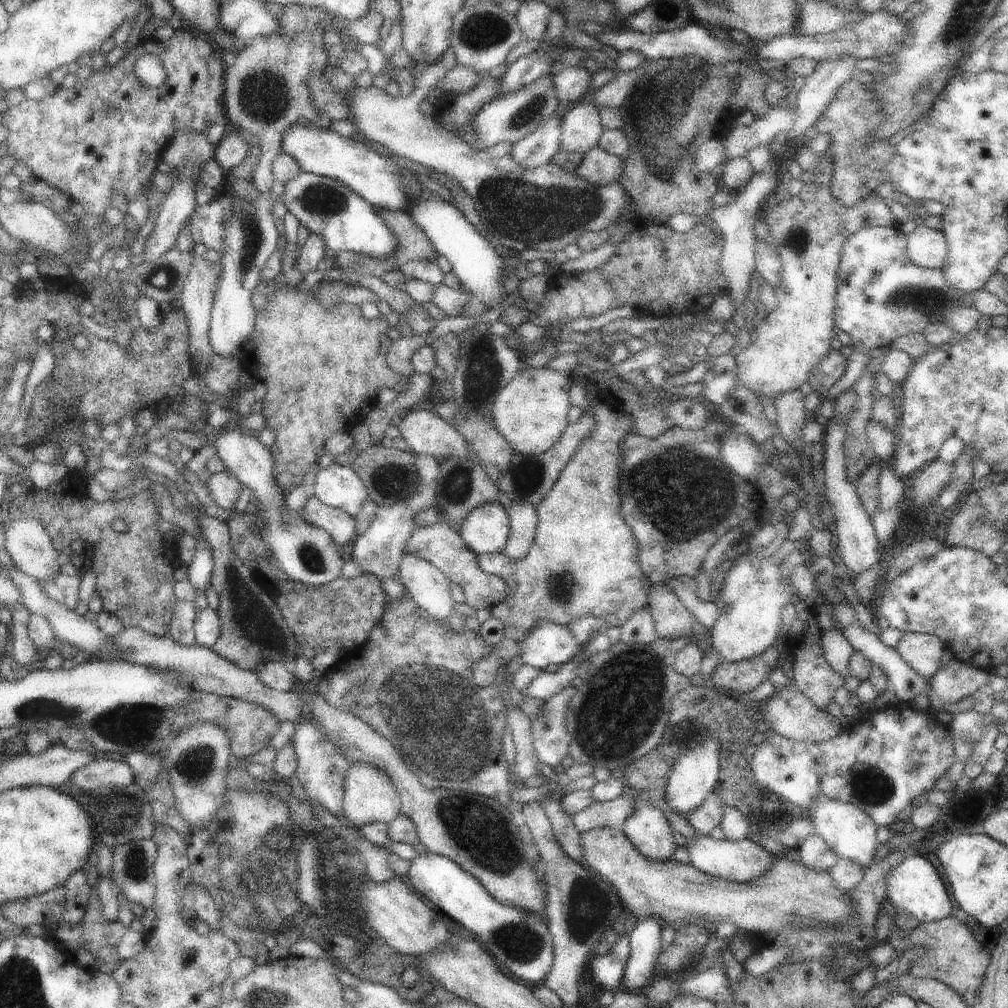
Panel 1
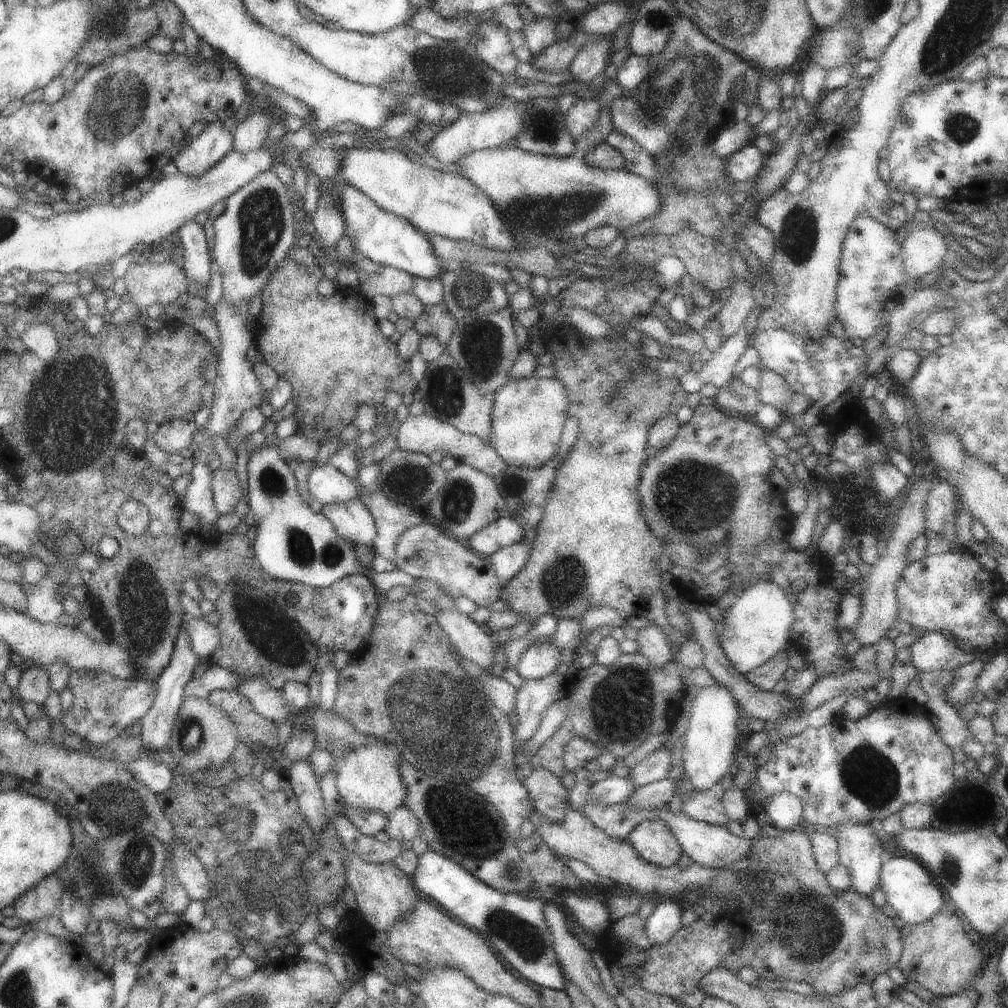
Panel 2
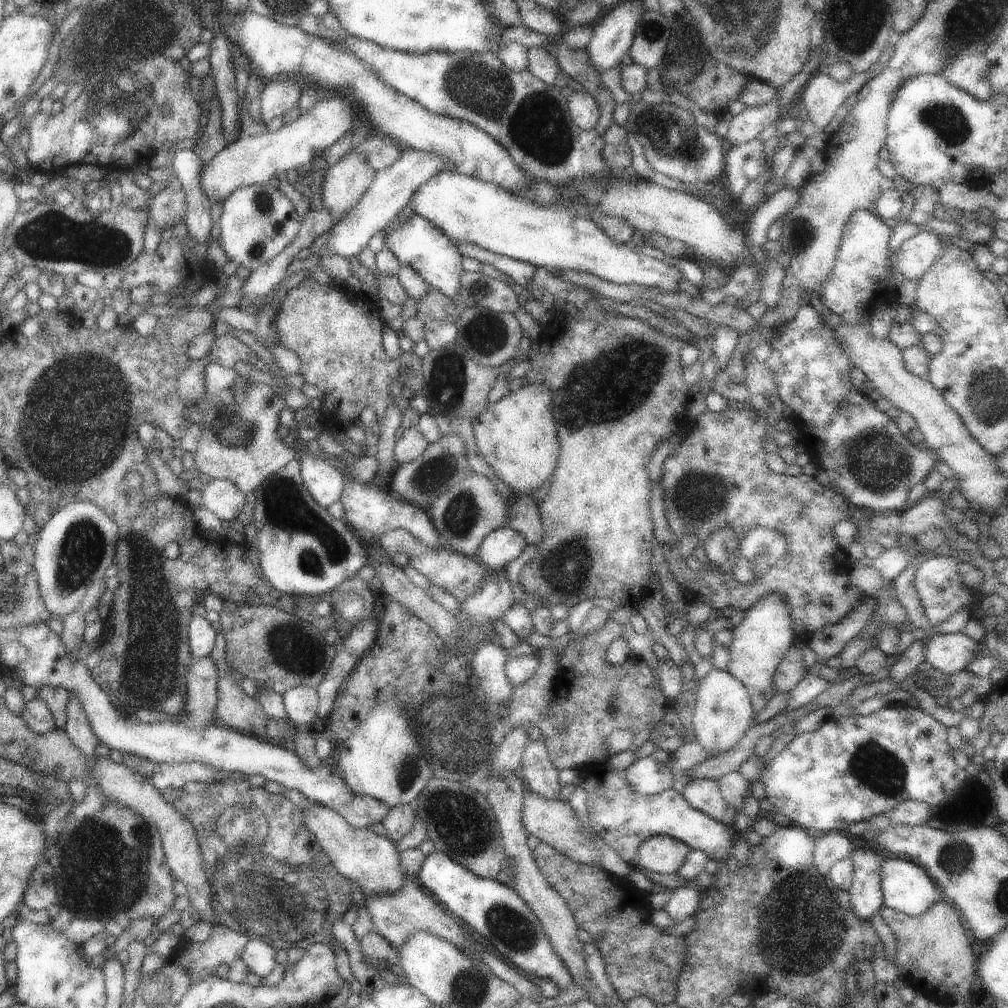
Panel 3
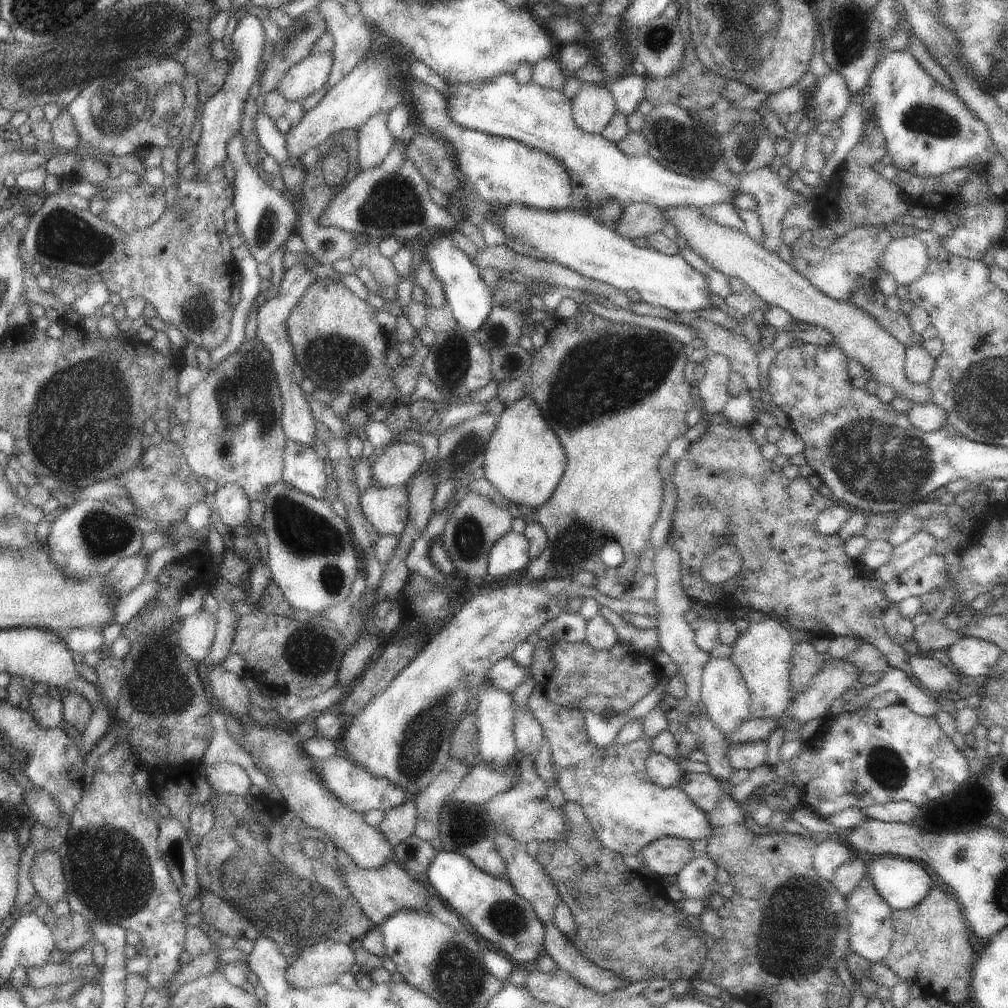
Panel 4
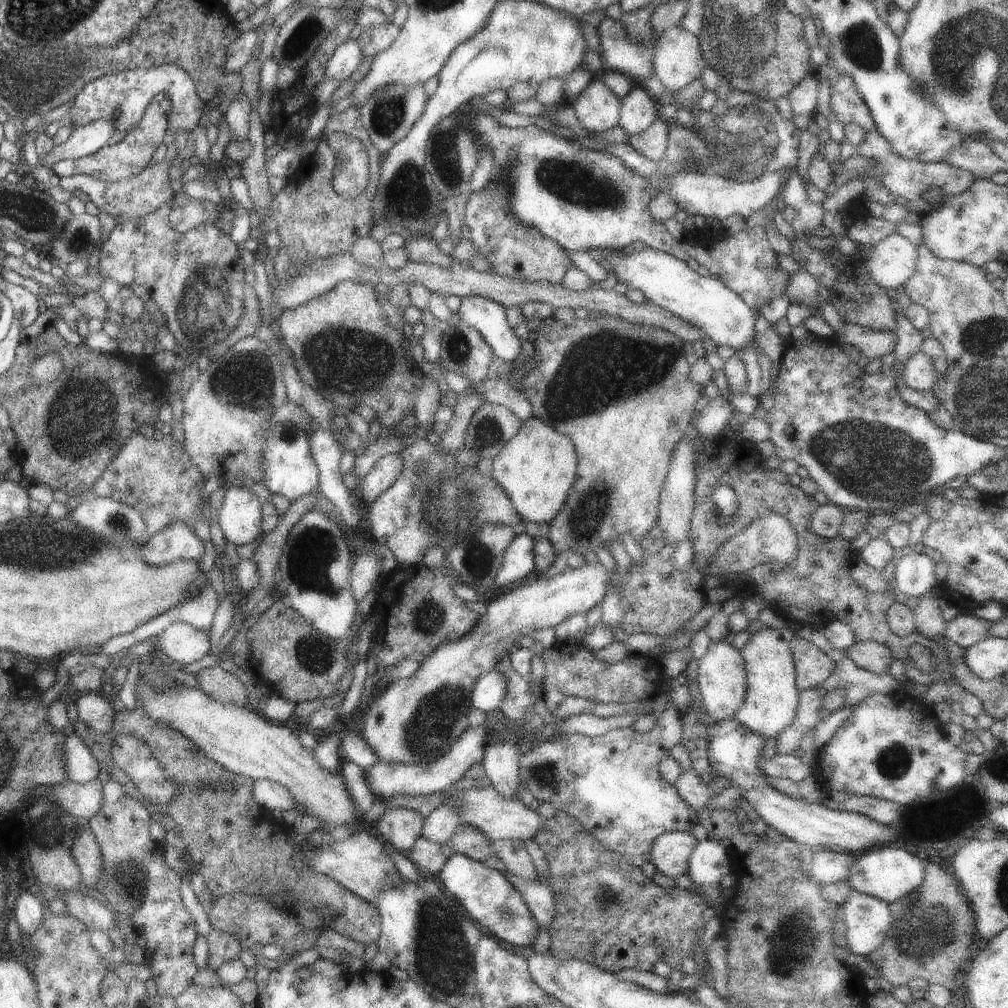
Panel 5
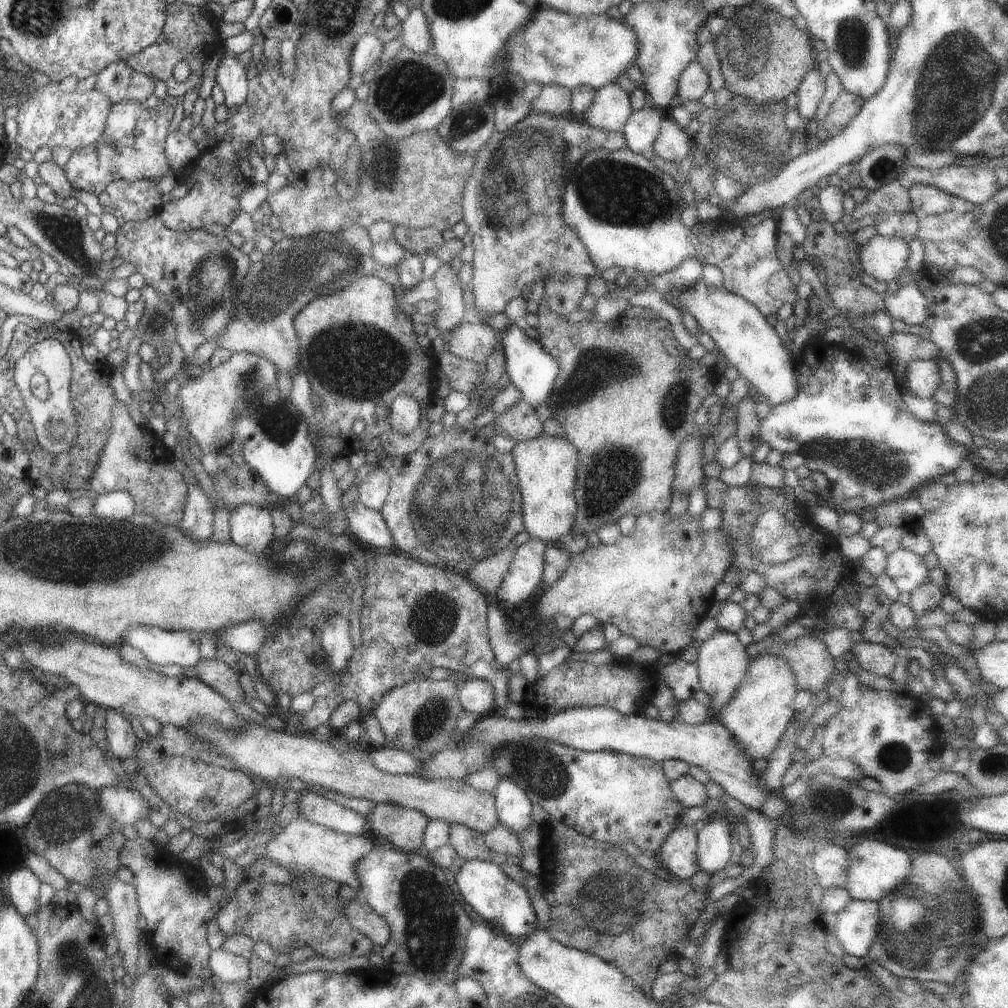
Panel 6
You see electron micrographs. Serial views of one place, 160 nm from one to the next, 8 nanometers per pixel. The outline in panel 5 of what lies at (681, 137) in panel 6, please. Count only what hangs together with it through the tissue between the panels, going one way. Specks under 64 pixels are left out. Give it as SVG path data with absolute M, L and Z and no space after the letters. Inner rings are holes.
M658 118L642 133L629 135L628 144L644 158L659 162L663 160L666 149L669 147L668 129L668 122Z

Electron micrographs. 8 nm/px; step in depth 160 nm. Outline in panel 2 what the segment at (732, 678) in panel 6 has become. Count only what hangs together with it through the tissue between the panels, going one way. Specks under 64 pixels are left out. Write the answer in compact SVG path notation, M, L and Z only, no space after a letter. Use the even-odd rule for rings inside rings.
M716 684L702 687L690 706L688 730L684 734L684 775L685 789L709 790L722 783L722 779L734 765L737 747L743 742L737 730L738 719L742 716L738 700L732 692Z

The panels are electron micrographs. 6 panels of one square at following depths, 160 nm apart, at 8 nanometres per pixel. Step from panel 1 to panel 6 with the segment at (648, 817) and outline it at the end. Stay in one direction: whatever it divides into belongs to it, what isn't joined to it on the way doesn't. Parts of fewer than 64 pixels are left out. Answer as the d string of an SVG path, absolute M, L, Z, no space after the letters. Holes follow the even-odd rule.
M692 826L676 827L668 834L660 851L654 854L661 868L671 877L690 881L698 869L698 836Z

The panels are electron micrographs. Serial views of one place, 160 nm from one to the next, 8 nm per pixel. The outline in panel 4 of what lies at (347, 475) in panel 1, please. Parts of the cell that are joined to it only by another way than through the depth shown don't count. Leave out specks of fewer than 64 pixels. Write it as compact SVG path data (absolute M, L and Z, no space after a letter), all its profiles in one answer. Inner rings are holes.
M286 440L284 473L282 481L290 483L296 487L296 490L302 491L317 499L326 499L326 485L331 479L326 475L323 459L313 450L312 447Z

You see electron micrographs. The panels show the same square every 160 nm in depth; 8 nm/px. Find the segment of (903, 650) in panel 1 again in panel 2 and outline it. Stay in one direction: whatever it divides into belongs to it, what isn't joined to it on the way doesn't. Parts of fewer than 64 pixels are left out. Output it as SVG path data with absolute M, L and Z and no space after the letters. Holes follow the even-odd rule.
M942 632L920 633L920 636L910 646L910 654L913 654L914 668L922 672L953 671L963 662L969 662L971 659L966 657L956 644L946 639Z

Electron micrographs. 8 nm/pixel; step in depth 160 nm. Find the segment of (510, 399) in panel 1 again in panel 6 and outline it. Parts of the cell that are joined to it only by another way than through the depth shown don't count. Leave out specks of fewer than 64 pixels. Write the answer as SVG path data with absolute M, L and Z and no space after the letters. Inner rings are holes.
M540 434L534 440L517 443L511 451L524 498L524 528L532 538L553 545L562 536L572 533L576 522L576 468L578 452L572 443L558 436Z

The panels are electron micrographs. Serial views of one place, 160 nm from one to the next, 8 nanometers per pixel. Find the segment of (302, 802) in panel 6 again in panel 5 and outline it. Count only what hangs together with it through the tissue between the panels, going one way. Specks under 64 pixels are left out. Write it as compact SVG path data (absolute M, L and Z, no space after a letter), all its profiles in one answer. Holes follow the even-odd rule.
M256 779L251 791L256 806L264 807L268 811L280 810L282 813L296 809L298 815L305 814L305 811L300 811L297 808L295 799L292 798L286 787L268 779Z

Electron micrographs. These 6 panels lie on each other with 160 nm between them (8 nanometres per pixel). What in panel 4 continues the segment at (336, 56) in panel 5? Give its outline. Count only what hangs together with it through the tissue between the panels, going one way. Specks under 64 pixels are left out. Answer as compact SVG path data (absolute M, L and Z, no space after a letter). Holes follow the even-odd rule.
M334 52L308 55L286 72L275 90L286 100L300 102L326 84L333 64Z

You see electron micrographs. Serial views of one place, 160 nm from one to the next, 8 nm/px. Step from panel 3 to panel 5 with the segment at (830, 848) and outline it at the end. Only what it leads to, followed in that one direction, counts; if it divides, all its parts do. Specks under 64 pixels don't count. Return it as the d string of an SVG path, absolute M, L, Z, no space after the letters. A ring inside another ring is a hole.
M820 849L812 854L811 874L814 882L829 885L847 881L856 857L835 849Z

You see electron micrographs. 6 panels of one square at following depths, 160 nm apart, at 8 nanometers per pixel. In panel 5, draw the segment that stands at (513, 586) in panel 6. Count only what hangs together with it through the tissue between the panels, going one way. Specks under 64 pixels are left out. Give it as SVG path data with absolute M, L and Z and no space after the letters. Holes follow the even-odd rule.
M527 533L515 535L513 541L506 547L499 571L494 582L498 588L518 584L524 580L530 572L534 572L535 563L535 539Z

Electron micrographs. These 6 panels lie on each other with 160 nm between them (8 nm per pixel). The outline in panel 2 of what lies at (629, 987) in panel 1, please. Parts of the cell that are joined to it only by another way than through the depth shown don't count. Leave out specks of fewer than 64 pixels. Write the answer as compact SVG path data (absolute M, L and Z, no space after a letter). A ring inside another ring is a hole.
M670 898L658 902L644 924L652 945L666 944L682 928L682 913L686 908L678 899Z

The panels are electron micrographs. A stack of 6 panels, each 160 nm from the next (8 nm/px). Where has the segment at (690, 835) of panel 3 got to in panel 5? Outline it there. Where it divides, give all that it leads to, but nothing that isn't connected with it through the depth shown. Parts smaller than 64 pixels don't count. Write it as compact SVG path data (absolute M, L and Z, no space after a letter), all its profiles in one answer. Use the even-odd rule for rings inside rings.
M668 698L669 704L661 716L657 718L656 724L645 733L637 733L630 727L614 729L606 732L606 734L589 737L583 734L571 734L563 739L556 739L554 742L544 742L538 745L535 749L530 749L525 753L521 753L519 760L519 775L522 781L526 782L527 788L538 800L550 800L558 811L564 811L566 814L571 815L581 822L588 831L607 847L610 851L625 854L626 857L630 856L645 856L647 857L651 846L654 844L655 838L661 834L670 831L680 831L690 833L694 830L694 826L699 824L699 813L696 812L679 794L677 788L671 783L667 783L663 779L663 775L659 773L659 762L669 756L670 750L676 745L682 744L682 717L681 713Z

